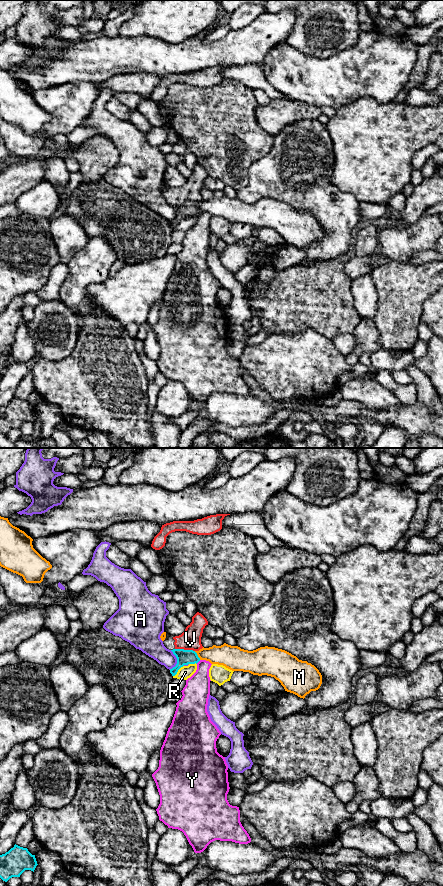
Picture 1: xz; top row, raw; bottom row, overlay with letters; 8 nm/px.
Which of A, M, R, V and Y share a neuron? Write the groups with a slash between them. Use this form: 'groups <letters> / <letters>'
groups A / M / R / V / Y

